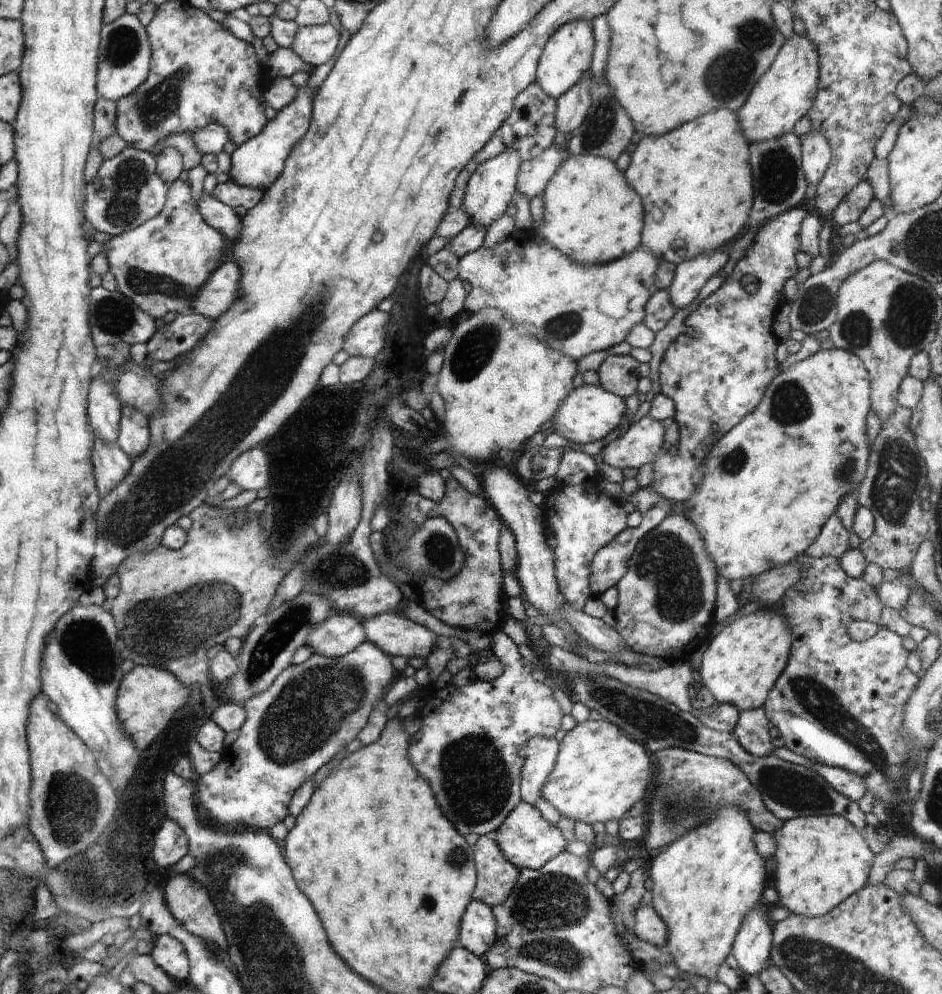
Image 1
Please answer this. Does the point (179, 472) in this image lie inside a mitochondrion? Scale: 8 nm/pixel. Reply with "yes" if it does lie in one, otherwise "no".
yes

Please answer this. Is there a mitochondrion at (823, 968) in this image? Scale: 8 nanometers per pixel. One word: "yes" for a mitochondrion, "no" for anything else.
yes

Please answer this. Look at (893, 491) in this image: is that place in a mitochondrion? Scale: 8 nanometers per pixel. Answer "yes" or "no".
yes

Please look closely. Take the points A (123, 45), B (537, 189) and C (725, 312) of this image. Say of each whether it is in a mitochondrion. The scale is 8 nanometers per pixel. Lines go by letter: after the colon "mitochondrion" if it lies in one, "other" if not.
A: mitochondrion
B: other
C: other

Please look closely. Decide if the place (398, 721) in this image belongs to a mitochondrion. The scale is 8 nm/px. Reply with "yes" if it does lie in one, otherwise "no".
no

